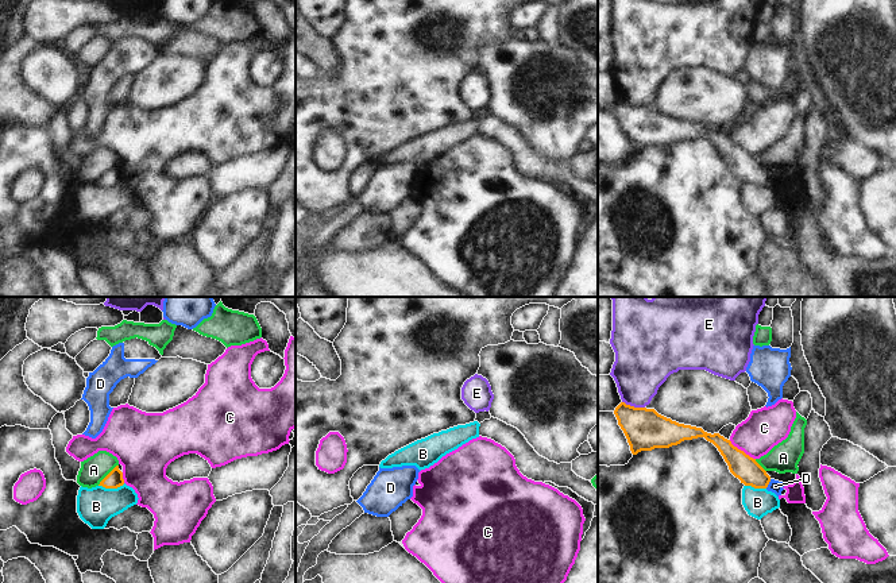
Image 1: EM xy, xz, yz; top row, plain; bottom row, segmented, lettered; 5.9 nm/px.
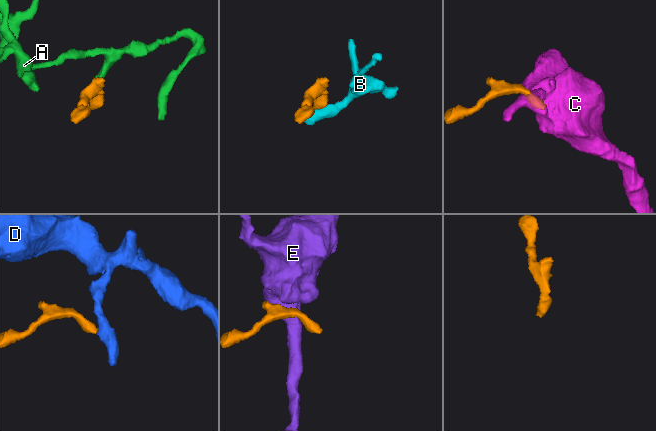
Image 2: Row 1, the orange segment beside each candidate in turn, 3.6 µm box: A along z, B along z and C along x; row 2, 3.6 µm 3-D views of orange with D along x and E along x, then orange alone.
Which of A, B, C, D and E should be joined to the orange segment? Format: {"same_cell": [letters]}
{"same_cell": ["D"]}

